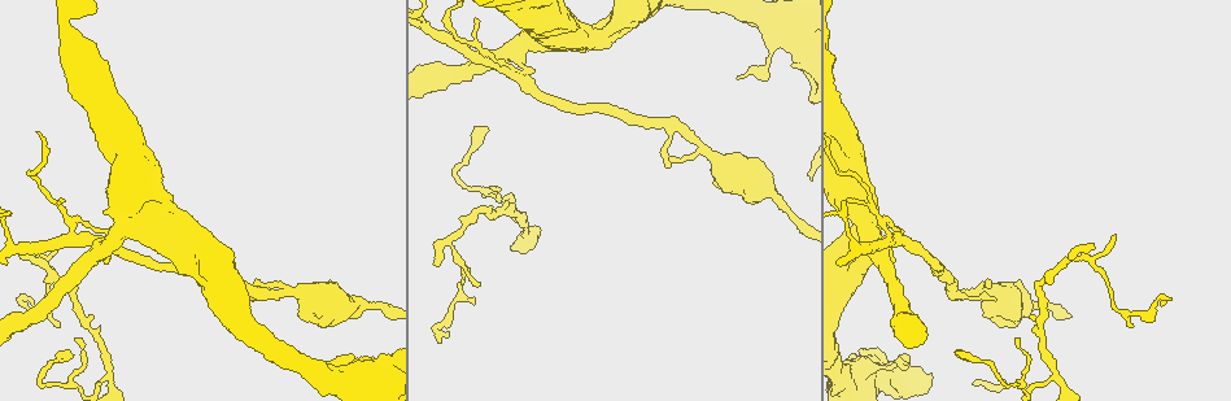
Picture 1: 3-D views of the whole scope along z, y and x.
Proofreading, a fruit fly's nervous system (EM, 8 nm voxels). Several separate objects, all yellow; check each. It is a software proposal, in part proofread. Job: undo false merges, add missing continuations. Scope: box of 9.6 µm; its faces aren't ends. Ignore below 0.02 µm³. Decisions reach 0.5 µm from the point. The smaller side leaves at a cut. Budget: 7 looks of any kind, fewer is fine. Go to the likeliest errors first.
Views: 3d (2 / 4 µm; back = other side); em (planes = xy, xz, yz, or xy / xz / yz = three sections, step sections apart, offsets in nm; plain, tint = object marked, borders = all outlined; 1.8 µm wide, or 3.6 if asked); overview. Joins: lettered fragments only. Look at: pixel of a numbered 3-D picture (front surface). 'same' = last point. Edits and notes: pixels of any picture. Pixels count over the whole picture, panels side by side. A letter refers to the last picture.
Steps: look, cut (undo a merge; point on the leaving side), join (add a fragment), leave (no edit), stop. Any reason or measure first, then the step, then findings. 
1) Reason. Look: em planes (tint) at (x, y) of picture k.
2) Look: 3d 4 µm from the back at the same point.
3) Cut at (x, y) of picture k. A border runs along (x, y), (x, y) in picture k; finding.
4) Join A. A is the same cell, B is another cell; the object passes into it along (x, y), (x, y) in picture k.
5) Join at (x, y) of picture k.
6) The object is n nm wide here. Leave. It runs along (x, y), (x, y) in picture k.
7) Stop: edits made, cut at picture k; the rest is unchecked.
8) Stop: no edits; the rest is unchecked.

Thin end. Look: em xz step 16 (borders) at (669, 166) of picture 1.

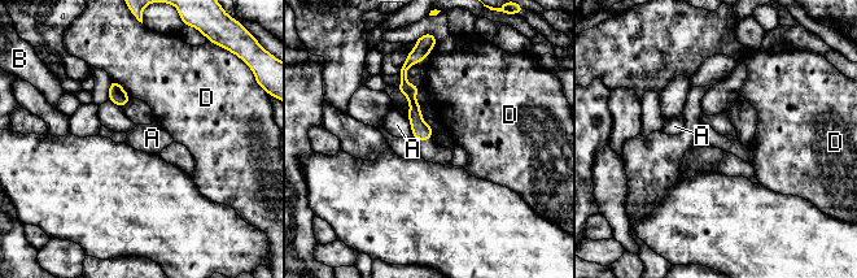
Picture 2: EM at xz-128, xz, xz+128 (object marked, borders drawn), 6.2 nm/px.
Look: em planes (borders) at the same point.

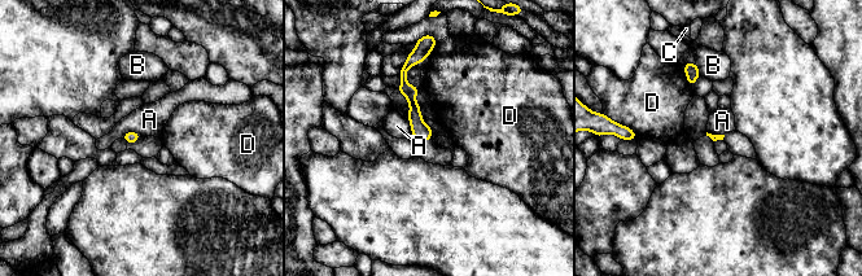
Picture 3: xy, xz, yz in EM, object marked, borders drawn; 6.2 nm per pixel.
The longest contact is with D, 160 nm. Leave. A, B, C and D are other cells; none of them fits.

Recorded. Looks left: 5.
Thin end. Look: 3d 4 µm at (432, 263) of picture 1.

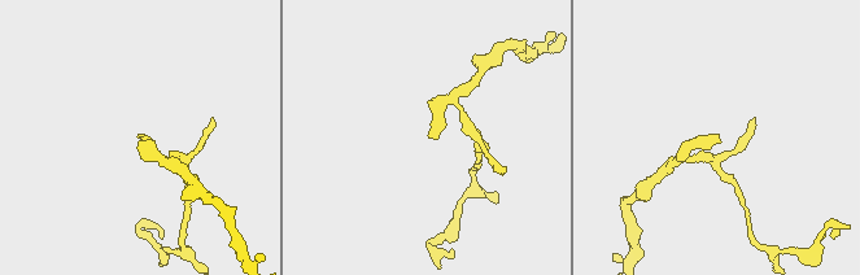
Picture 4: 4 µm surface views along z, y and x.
Shape alone is not enough. Look: em 3.6 µm yz step 4 (borders) at (715, 136) of picture 4.

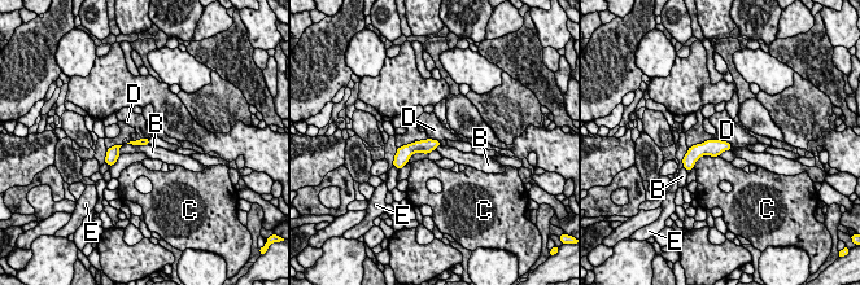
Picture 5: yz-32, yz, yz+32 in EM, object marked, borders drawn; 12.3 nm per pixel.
Another direction. Look: em 3.6 µm xz step 4 (borders) at the same point.

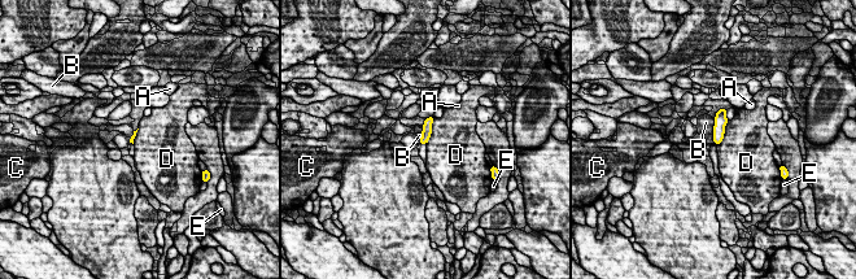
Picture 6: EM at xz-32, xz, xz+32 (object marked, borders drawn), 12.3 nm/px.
Leave. A, B, C, D and E are other cells; a border runs along (728, 120), (724, 138), (717, 145) in picture 6; no lettered fragment goes on from it.

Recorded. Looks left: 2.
Stop: no edits; the rest is unchecked.

